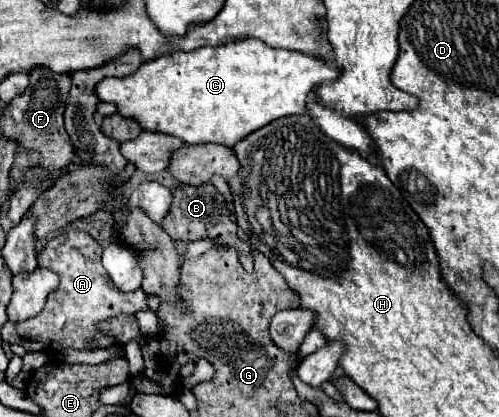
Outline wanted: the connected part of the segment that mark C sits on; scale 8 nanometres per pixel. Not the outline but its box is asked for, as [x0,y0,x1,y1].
[94,39,340,147]

